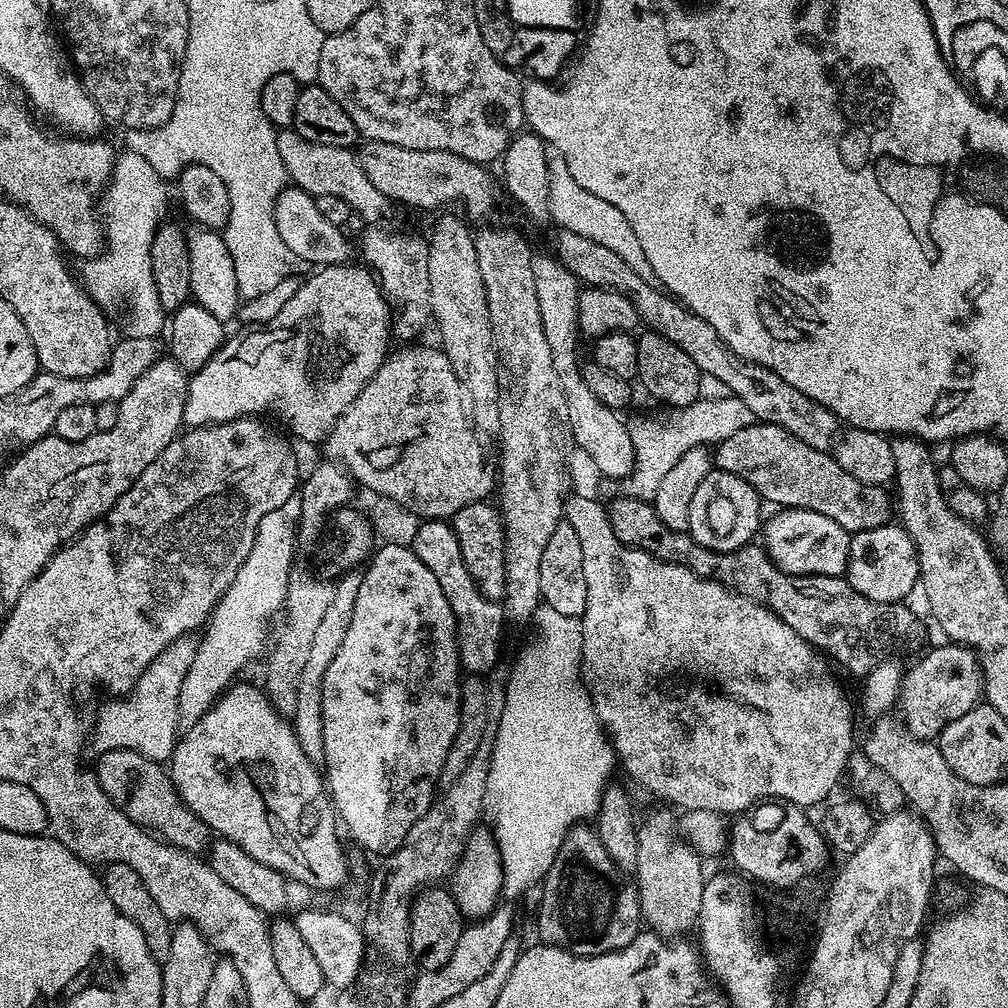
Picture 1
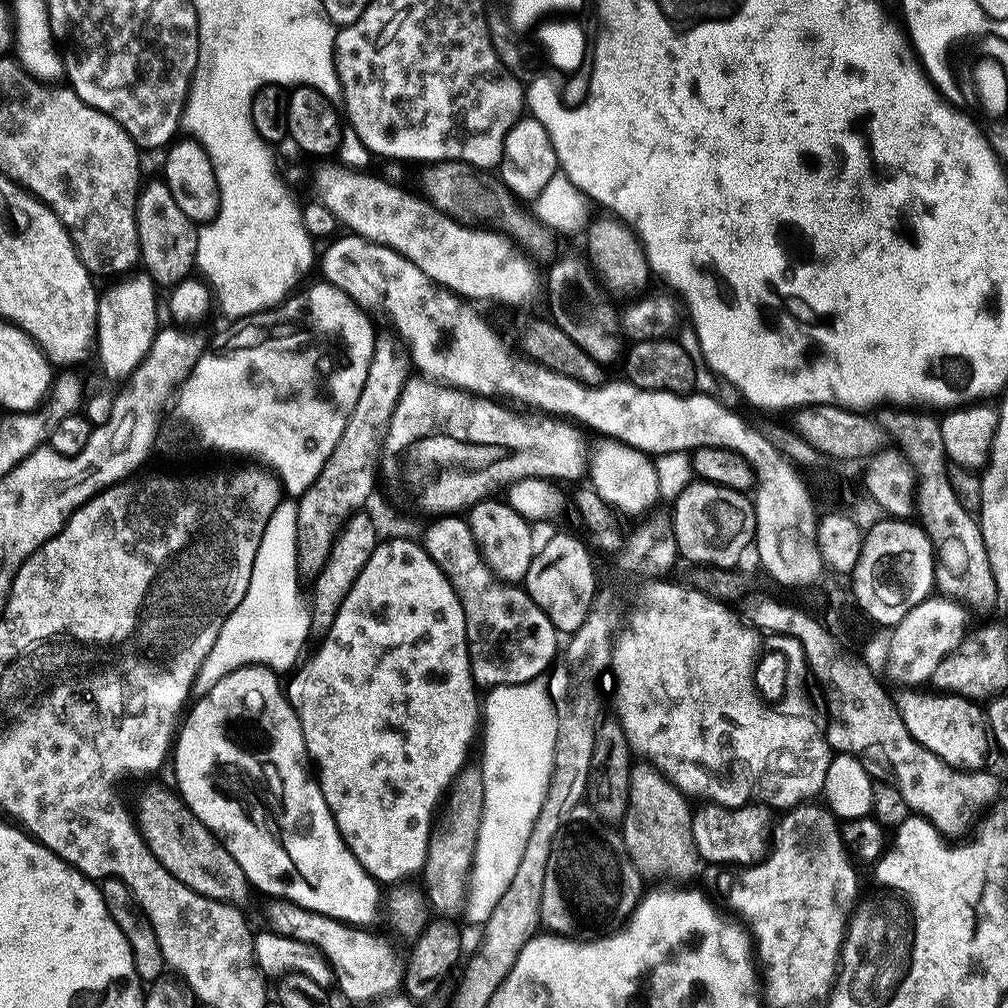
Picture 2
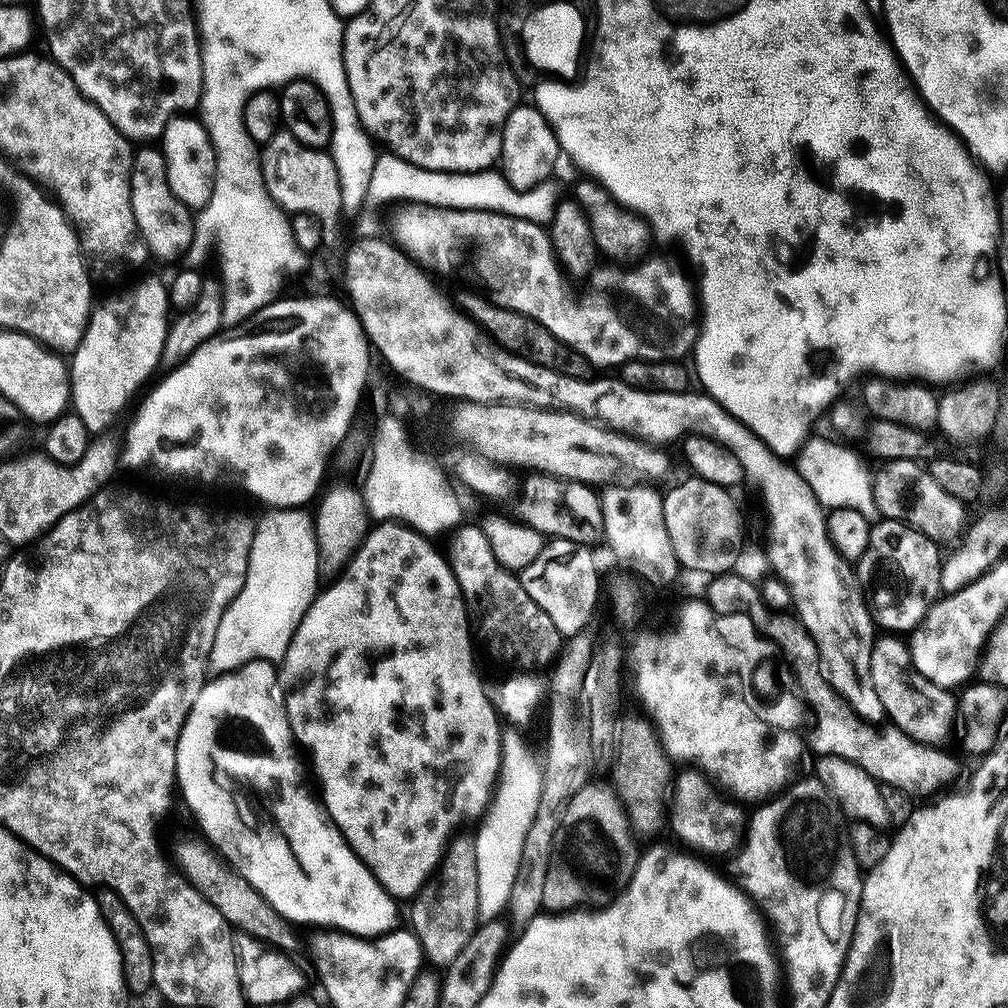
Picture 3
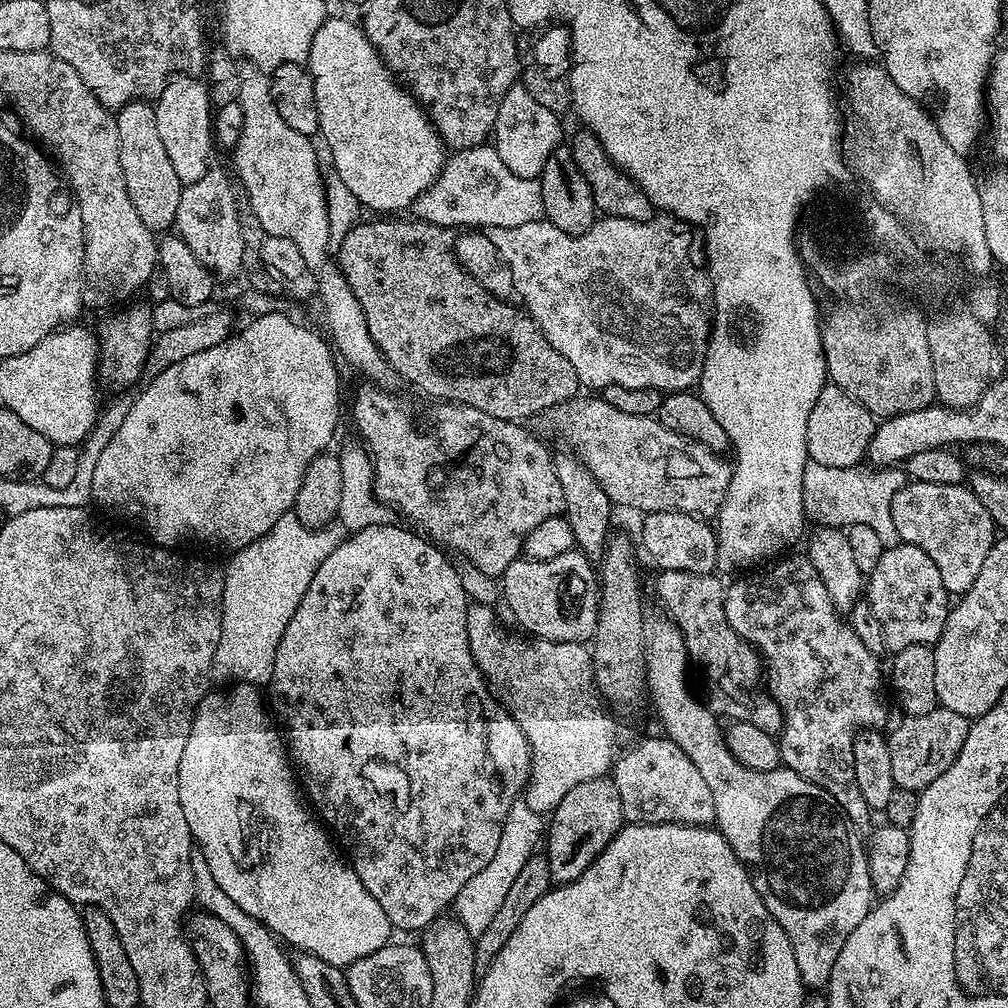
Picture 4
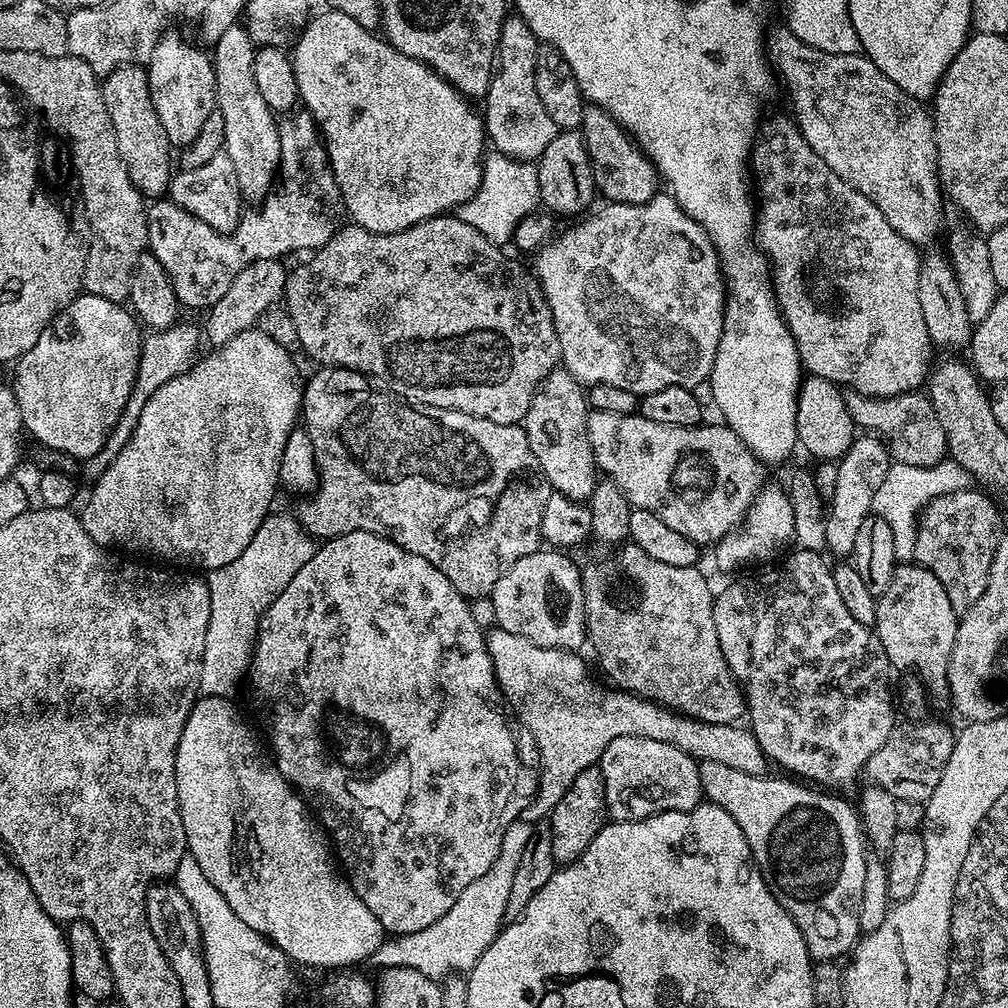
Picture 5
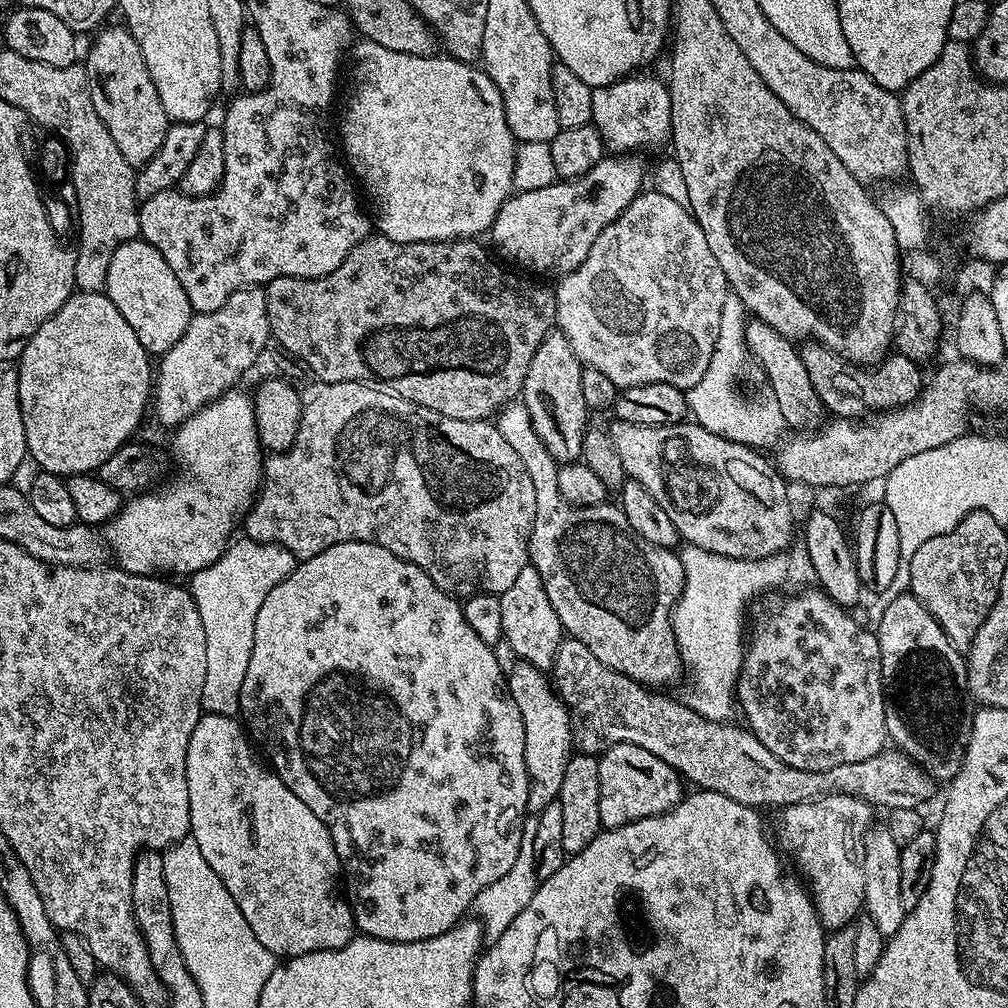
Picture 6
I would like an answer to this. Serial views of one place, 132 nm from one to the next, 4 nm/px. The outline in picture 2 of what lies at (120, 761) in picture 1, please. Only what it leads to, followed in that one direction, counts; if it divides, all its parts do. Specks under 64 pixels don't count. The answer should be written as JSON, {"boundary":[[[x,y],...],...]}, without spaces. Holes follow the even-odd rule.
{"boundary":[[[152,784],[136,800],[134,819],[146,846],[152,851],[154,858],[158,858],[158,862],[162,862],[162,866],[166,866],[166,870],[170,870],[170,874],[178,878],[178,882],[190,886],[190,890],[201,891],[202,885],[196,881],[196,876],[205,876],[212,880],[212,885],[203,889],[206,898],[244,906],[248,900],[249,883],[242,866],[234,862],[223,842],[188,809],[184,799],[169,788]],[[168,828],[184,828],[184,832],[168,832]]]}

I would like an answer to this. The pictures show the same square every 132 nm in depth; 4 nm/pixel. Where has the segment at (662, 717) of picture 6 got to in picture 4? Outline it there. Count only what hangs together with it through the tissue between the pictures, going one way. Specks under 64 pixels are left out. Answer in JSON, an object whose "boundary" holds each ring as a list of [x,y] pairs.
{"boundary":[[[939,706],[921,716],[905,715],[902,720],[886,736],[893,782],[896,788],[919,794],[930,786],[930,782],[934,782],[934,778],[943,776],[946,769],[959,758],[968,737],[970,720],[962,714],[954,714],[954,710]]]}

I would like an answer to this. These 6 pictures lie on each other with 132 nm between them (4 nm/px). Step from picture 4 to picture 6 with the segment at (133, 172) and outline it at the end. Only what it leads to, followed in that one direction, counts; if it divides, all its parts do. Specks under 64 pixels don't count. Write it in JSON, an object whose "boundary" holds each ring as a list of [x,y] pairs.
{"boundary":[[[101,27],[95,33],[96,41],[88,52],[86,71],[92,101],[94,110],[98,110],[98,118],[102,118],[106,130],[110,130],[110,138],[114,138],[118,150],[122,150],[122,158],[138,170],[158,154],[158,146],[162,146],[162,138],[166,138],[170,121],[166,110],[162,110],[162,98],[158,98],[154,78],[150,78],[150,70],[146,70],[138,42],[127,27],[108,27]]]}

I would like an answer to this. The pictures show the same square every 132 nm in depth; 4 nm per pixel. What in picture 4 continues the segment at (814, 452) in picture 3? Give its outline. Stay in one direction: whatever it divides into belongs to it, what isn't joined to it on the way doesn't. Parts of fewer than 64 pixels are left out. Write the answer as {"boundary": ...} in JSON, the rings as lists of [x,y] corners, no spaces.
{"boundary":[[[810,462],[804,468],[804,511],[809,521],[817,520],[820,524],[861,524],[870,526],[878,538],[882,538],[885,548],[893,548],[901,543],[898,530],[894,526],[892,518],[892,499],[899,488],[906,483],[906,476],[903,471],[898,470],[870,470],[872,472],[859,472],[859,467],[835,468]]]}

